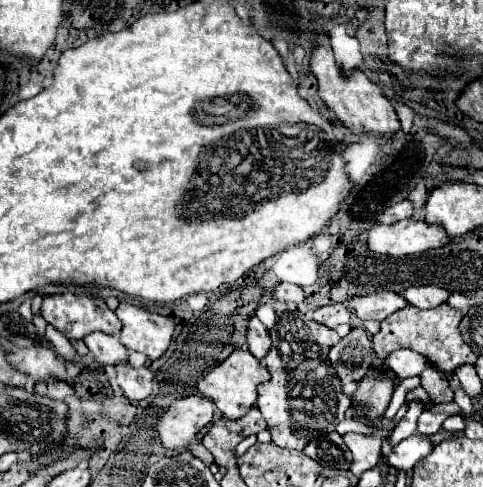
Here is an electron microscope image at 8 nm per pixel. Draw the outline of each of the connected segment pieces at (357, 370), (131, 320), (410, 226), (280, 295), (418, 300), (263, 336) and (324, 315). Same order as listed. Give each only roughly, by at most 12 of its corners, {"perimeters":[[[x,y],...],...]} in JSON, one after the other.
{"perimeters":[[[353,328],[329,350],[343,384],[361,380],[373,364],[373,342]],[[127,302],[123,322],[123,346],[151,360],[167,350],[173,320]],[[375,222],[367,248],[409,256],[449,242],[437,224]],[[289,282],[273,288],[273,298],[281,302],[301,302],[303,290]],[[411,286],[403,298],[417,308],[435,308],[449,298],[439,286]],[[257,316],[247,324],[247,346],[263,360],[271,348],[269,332]],[[345,304],[321,306],[313,312],[319,324],[337,328],[347,324],[351,312]]]}

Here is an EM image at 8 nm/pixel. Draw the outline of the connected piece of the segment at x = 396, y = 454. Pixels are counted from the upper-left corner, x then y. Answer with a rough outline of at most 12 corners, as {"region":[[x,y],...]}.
{"region":[[419,432],[401,440],[389,464],[411,470],[431,454],[431,436]]}

